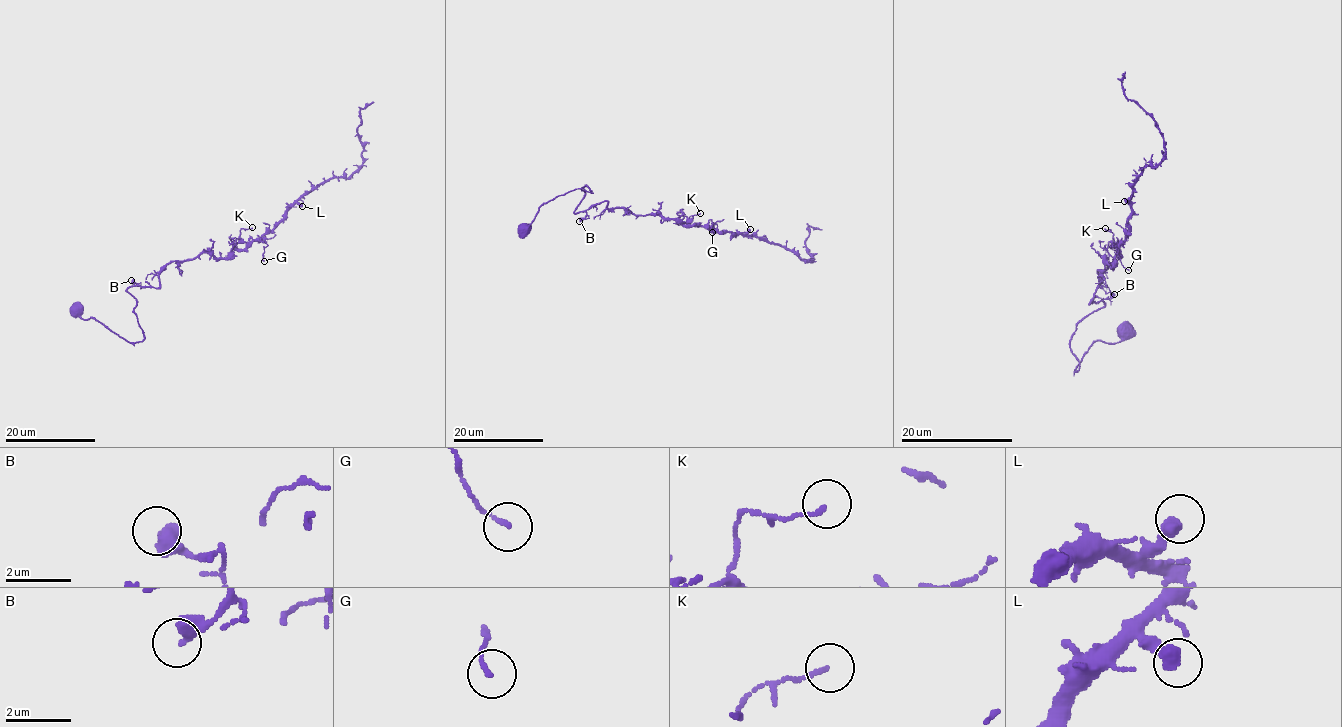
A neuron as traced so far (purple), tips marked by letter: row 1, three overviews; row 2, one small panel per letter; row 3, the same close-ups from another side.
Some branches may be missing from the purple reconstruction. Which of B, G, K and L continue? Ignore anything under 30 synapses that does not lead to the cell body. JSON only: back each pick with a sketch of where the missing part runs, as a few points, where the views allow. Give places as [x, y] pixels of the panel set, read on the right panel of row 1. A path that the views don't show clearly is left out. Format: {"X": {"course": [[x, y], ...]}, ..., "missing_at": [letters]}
{"missing_at": []}

